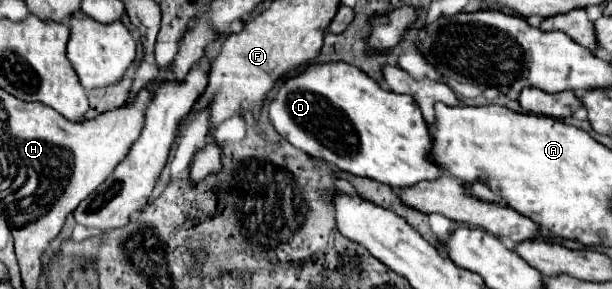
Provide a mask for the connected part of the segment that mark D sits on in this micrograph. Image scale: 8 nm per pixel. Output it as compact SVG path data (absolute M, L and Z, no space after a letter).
M346 62L312 64L302 74L286 80L270 104L270 120L278 134L302 152L326 160L344 172L366 176L392 188L412 186L422 180L438 180L446 174L446 170L432 160L434 138L414 100L404 94L382 90L370 76Z

